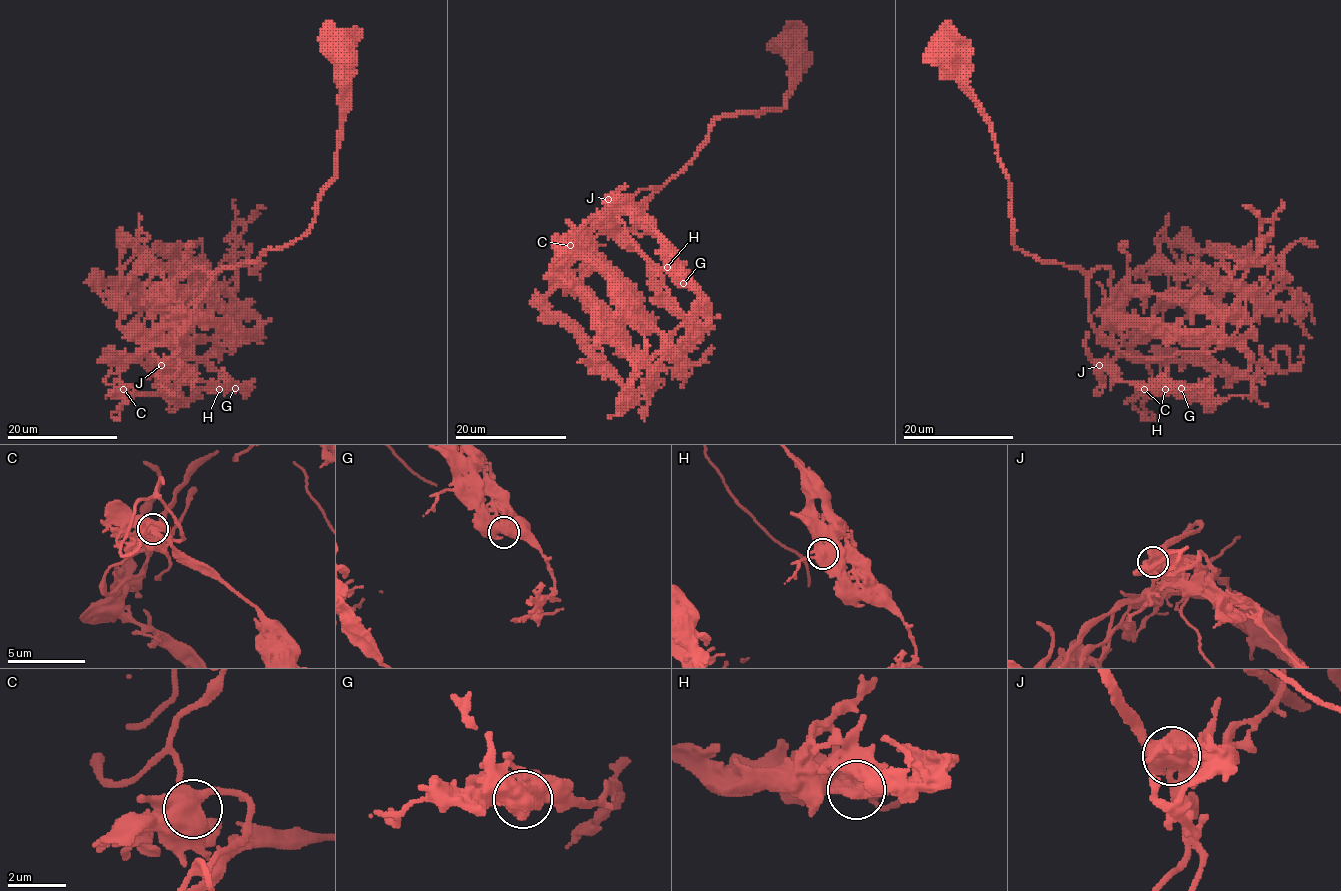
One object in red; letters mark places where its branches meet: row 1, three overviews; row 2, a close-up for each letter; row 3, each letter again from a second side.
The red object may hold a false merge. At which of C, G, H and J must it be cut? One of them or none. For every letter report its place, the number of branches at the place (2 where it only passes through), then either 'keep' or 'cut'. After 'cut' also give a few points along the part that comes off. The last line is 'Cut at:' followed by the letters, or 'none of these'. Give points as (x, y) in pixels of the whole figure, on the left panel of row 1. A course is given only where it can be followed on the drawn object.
C: place (123, 389); branches 2; keep
G: place (235, 388); branches 2; keep
H: place (219, 389); branches 2; keep
J: place (161, 365); branches 2; keep
Cut at: none of these

